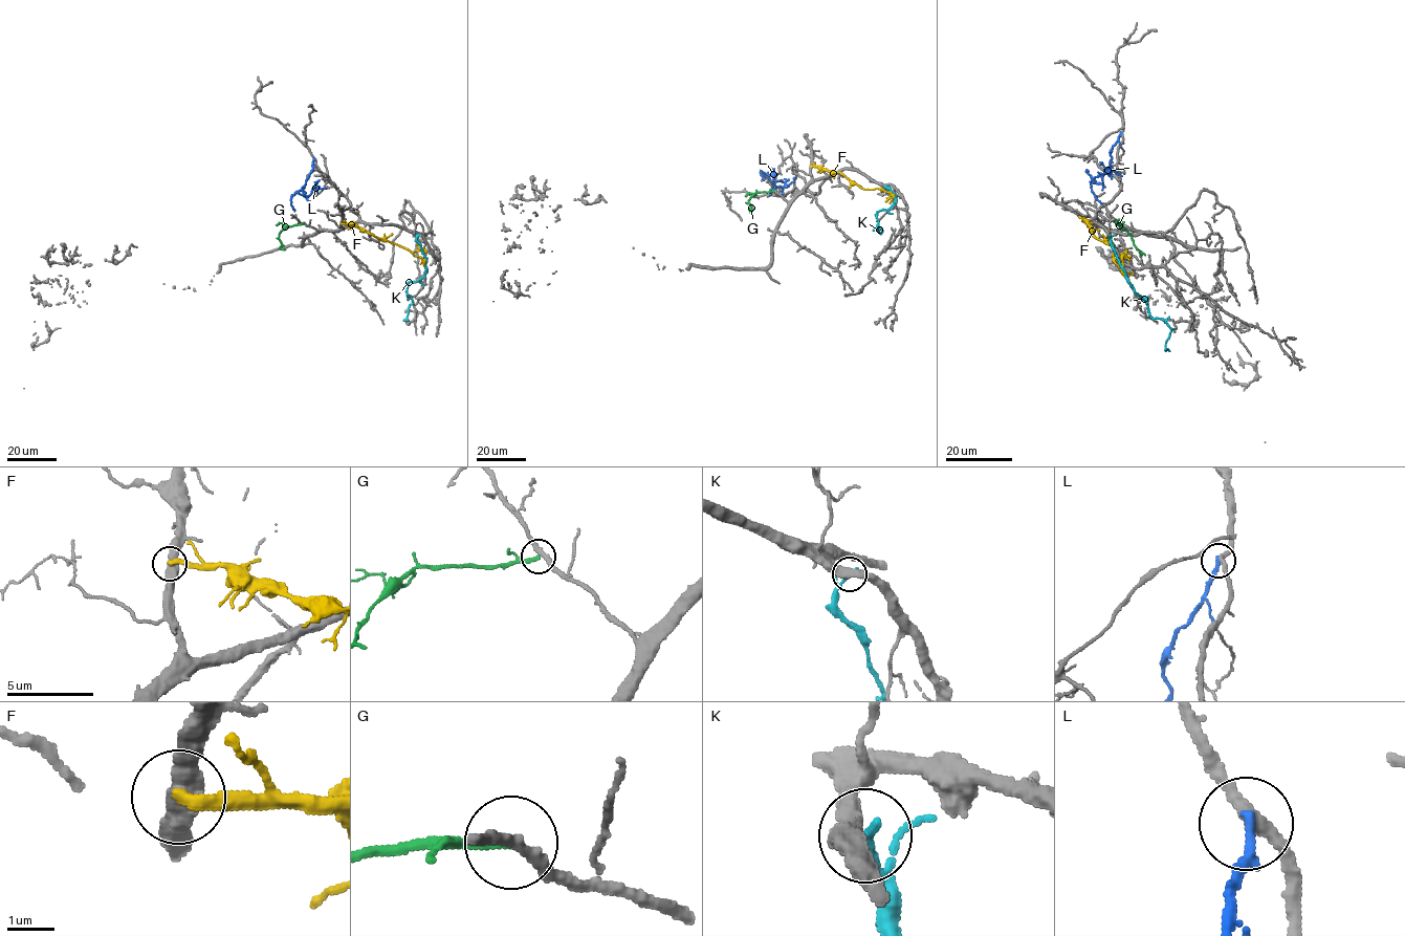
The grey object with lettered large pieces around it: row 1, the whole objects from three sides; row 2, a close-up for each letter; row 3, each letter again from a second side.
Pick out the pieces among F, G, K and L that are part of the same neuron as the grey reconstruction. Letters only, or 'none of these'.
none of these

